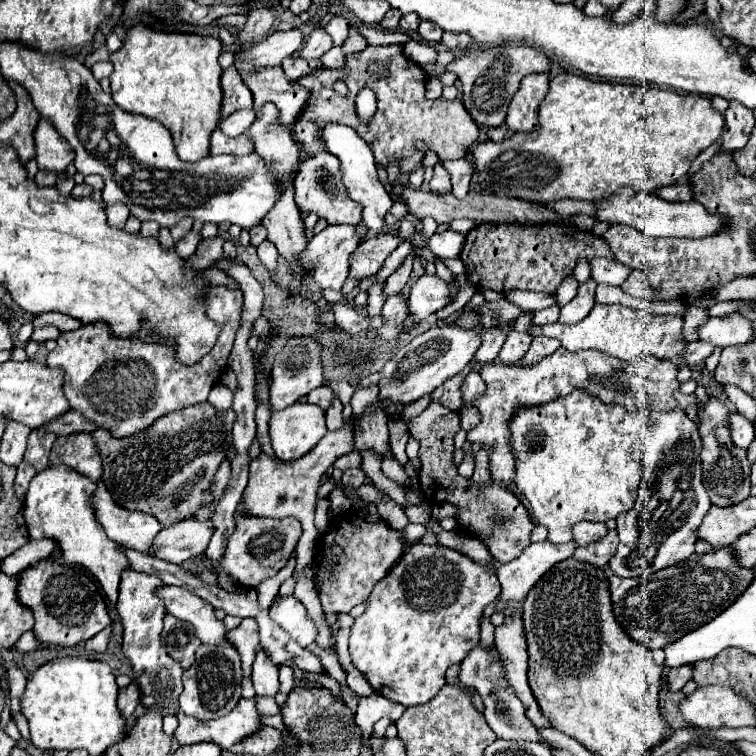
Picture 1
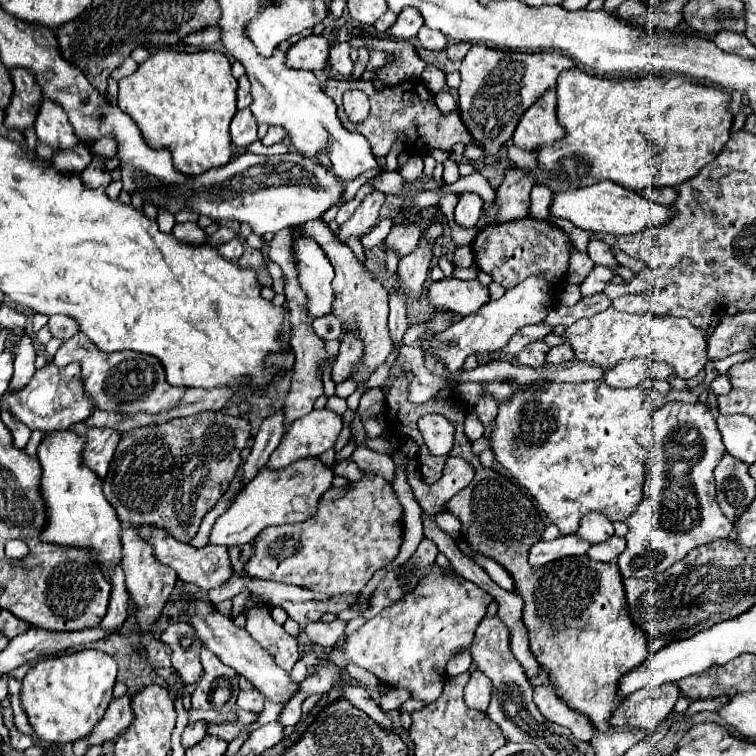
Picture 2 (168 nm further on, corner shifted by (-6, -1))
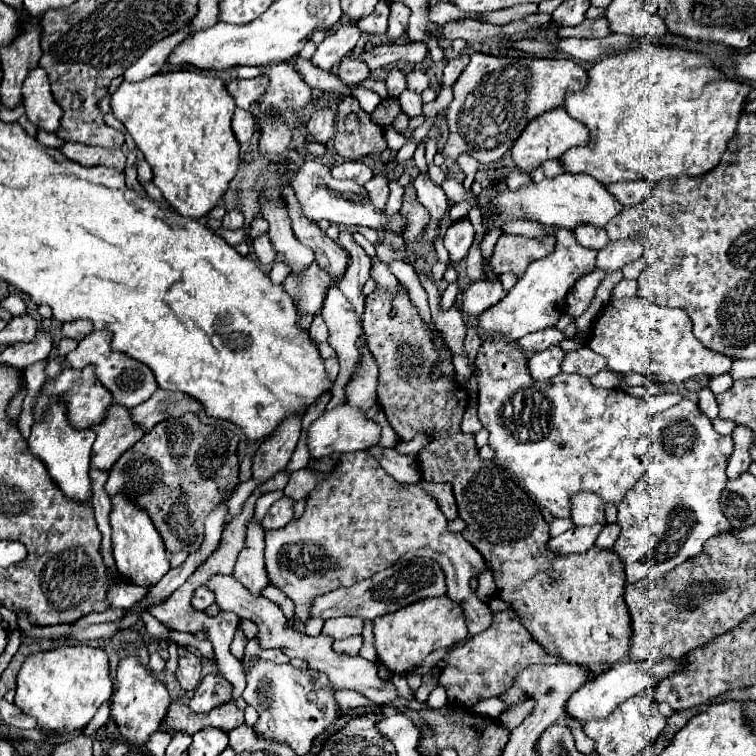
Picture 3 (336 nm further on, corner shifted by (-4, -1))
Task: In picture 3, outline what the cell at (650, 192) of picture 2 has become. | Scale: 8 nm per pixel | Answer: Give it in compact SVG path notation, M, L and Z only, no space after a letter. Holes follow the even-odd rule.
M630 181L630 183L612 183L606 187L622 205L636 205L644 201L650 193L652 187L648 181Z

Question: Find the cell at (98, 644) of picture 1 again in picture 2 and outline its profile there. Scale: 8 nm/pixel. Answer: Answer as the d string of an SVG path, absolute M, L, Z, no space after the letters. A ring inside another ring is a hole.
M120 565L114 569L114 573L110 573L110 583L112 583L112 593L110 593L108 611L106 611L106 615L100 623L100 625L106 625L106 627L122 625L126 621L128 605L130 605L130 595L128 595L128 589L126 589L124 571L120 569Z

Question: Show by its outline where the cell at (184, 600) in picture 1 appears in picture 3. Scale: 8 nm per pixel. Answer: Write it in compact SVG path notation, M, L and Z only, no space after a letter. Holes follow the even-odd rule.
M256 657L246 669L246 689L242 697L260 713L254 725L254 731L260 737L286 741L296 751L296 755L306 755L314 737L320 735L326 725L330 725L340 715L332 695L334 691L324 673L314 669L296 669L290 663L276 665Z

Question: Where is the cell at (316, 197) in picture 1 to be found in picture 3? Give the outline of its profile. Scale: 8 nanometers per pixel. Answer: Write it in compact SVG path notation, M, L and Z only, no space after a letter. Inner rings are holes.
M322 109L322 111L316 111L308 125L306 125L308 133L322 145L326 145L332 137L334 137L334 131L336 131L336 117L334 117L334 111L332 109Z

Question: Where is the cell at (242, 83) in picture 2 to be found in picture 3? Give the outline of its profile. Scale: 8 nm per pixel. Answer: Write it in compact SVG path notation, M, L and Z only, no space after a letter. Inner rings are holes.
M254 77L254 79L234 79L228 83L230 95L236 99L236 105L240 109L248 109L252 103L260 99L268 85L266 77Z

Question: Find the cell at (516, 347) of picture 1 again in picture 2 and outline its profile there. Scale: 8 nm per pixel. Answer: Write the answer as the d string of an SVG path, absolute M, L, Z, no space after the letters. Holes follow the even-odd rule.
M538 341L534 345L528 345L522 353L518 353L518 363L520 365L528 365L528 367L542 367L546 365L546 353L550 351L550 347L544 341Z

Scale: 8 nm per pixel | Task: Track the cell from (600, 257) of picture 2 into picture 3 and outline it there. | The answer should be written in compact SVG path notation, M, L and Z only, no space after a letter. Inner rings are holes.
M580 225L576 227L576 241L588 249L604 249L608 245L608 235L604 229L598 229L594 225Z

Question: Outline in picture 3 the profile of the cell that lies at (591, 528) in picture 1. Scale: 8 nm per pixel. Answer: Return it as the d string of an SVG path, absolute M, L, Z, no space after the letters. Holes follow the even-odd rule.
M578 493L572 497L572 521L576 527L584 527L584 525L606 525L606 517L604 517L604 501L594 495L594 493Z

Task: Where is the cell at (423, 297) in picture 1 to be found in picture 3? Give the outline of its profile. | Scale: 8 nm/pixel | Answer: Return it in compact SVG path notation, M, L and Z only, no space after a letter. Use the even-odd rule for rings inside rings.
M476 281L462 289L462 313L474 317L504 297L500 281Z

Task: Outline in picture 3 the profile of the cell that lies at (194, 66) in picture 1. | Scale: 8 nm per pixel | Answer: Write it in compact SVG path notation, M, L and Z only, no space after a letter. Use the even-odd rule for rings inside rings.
M194 69L156 73L140 83L122 81L122 85L112 95L110 105L114 117L126 125L138 149L144 153L146 161L150 163L154 171L154 185L162 191L164 199L182 217L192 217L192 219L204 217L216 205L216 201L226 193L228 183L236 175L240 163L238 159L240 145L230 129L230 119L234 115L236 105L224 81Z

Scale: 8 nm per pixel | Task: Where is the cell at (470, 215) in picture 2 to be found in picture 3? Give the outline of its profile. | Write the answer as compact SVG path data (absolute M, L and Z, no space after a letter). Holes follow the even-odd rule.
M462 217L458 221L454 221L448 229L446 229L446 235L444 235L444 247L448 249L450 253L450 261L456 263L456 261L462 261L472 245L472 239L474 239L474 227L470 223L468 217Z

